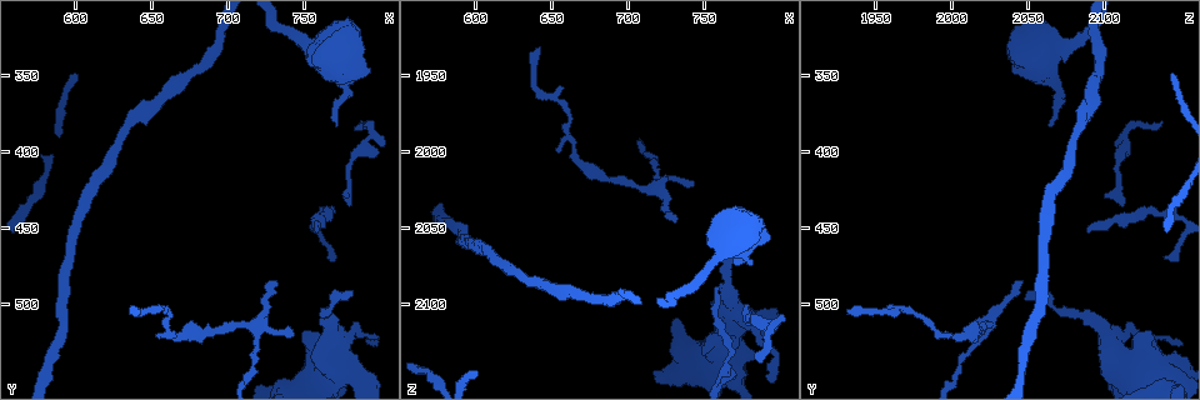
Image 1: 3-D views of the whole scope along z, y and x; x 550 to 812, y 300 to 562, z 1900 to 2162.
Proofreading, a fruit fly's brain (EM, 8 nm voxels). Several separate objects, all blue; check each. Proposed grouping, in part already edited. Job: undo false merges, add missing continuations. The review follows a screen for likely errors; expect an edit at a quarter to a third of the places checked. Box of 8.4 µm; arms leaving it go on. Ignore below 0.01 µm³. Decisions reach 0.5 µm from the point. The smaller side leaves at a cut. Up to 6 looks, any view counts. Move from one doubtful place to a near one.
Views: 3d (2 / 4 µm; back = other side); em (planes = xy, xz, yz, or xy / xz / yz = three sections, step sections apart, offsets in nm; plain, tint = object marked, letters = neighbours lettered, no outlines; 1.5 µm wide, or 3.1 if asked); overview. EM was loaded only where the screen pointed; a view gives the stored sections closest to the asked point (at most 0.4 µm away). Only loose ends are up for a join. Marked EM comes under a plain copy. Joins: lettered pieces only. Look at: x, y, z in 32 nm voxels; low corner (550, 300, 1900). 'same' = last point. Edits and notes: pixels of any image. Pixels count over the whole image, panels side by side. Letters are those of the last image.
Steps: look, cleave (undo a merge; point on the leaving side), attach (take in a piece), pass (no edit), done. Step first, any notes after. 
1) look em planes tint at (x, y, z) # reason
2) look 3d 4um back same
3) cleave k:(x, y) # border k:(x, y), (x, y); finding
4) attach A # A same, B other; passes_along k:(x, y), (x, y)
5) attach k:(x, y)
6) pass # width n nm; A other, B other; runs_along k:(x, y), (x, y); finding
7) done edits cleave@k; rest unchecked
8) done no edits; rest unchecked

look em planes letters at (640, 506, 1930)

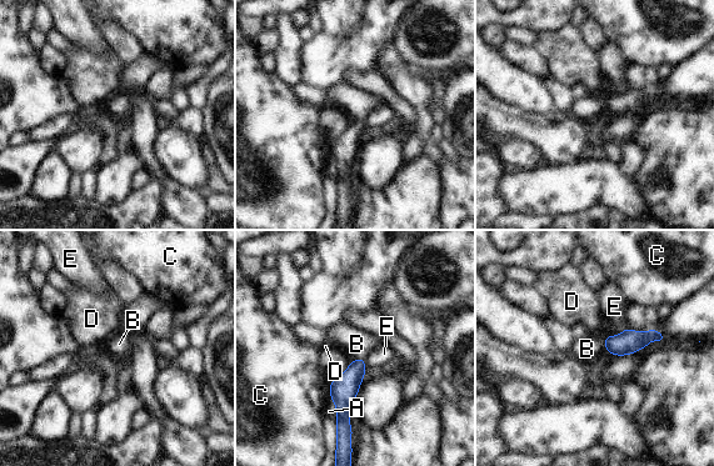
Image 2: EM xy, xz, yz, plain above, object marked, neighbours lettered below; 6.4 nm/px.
attach B # A other, B same, C other, D other, E other; passes_along 2:(344, 389), (358, 360), (356, 344); the neuron continues

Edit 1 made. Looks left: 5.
look 3d 4um at (750, 516, 2130) # stops while still wide

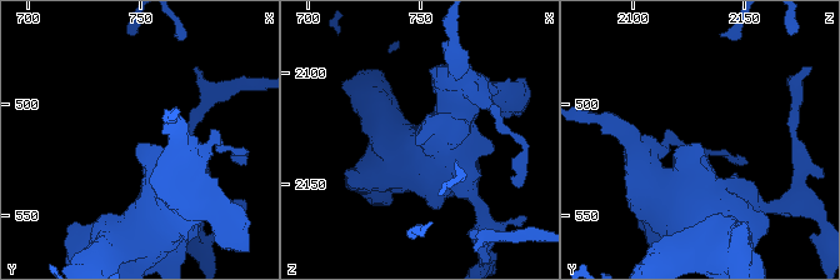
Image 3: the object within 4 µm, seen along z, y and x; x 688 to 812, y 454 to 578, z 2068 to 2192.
look em xy step 8 letters at (751, 516, 2131) # shape alone is not enough

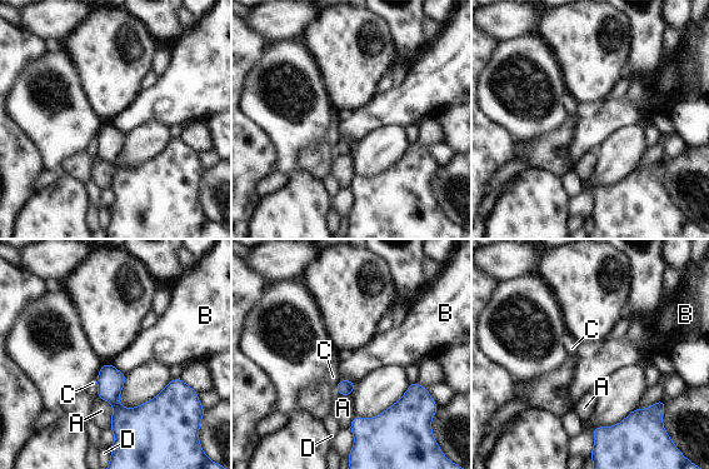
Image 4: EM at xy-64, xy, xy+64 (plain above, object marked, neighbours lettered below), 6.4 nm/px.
pass # longest_contact A 220 nm; A other, B other, C other, D other; runs_along 4:(100, 378), (124, 413), (180, 388); no lettered piece goes on from it

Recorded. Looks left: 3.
look em planes letters at (758, 454, 2088) # an open end

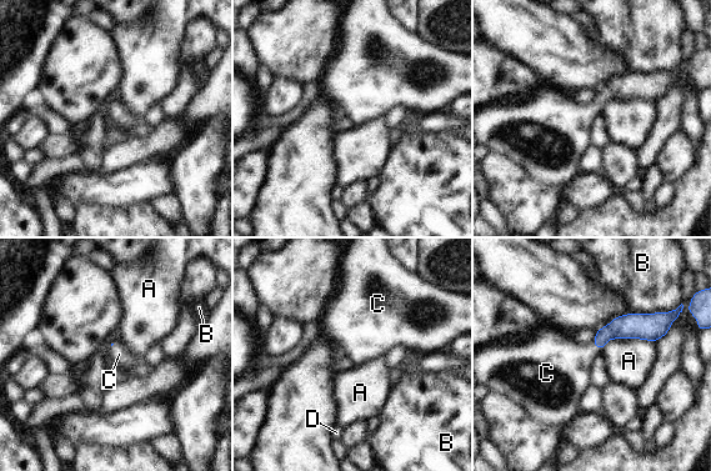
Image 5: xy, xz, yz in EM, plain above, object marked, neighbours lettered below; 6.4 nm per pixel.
attach C # A other, B other, C same, D other; passes_along 5:(626, 326), (596, 346), (562, 365); it goes on there

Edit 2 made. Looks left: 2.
done edits attach@2, attach@5; rest unchecked

